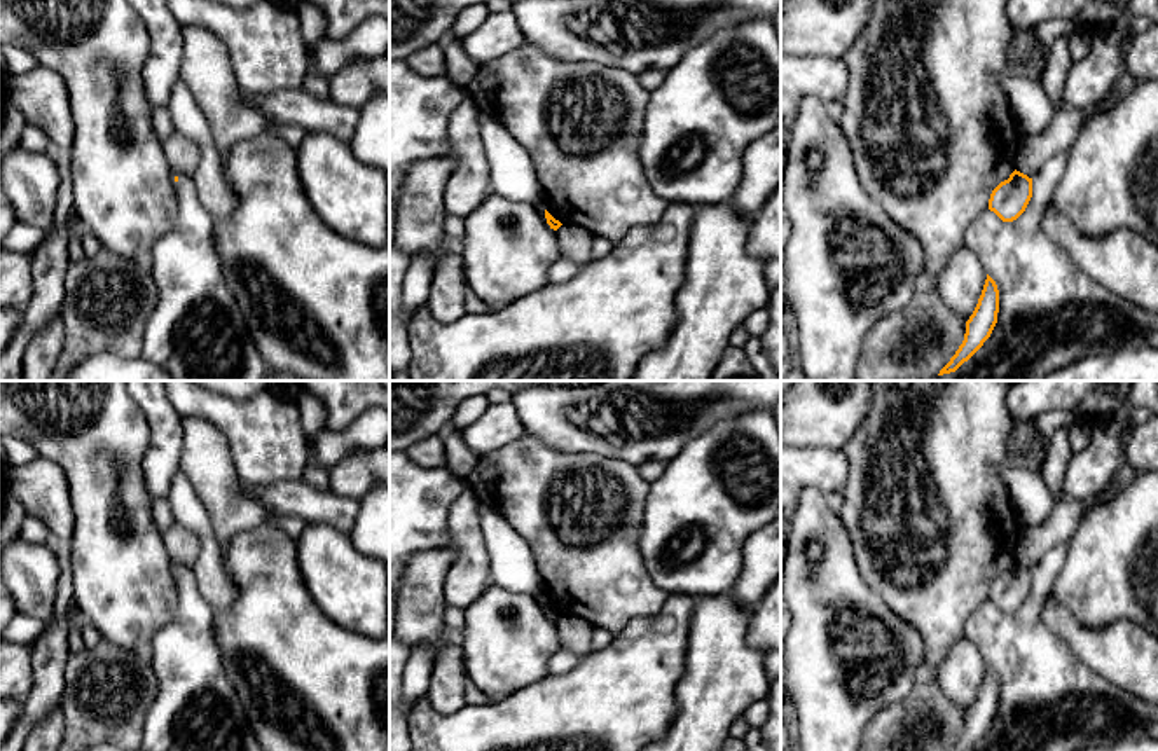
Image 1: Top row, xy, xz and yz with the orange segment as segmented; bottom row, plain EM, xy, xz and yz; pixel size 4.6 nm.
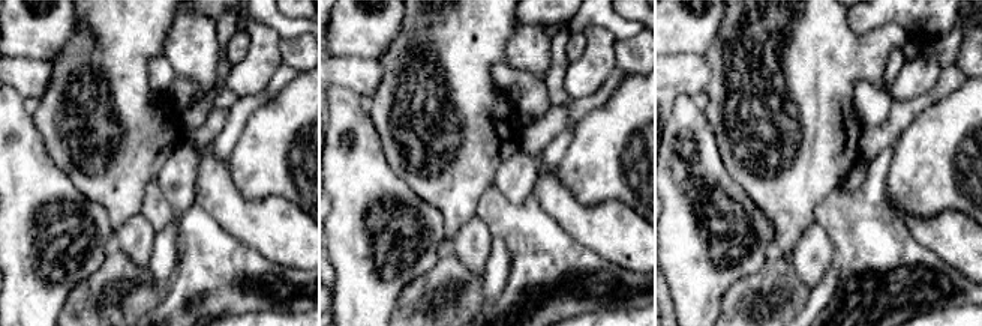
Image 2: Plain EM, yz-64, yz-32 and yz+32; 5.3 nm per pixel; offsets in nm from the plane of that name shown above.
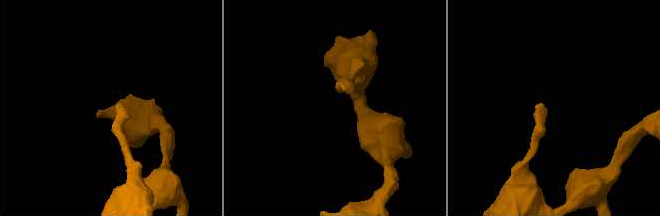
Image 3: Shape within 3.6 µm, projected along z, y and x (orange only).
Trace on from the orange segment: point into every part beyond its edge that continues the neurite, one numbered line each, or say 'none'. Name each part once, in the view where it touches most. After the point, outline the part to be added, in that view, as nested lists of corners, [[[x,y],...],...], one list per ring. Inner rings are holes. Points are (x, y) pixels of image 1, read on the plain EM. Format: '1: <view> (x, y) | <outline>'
none

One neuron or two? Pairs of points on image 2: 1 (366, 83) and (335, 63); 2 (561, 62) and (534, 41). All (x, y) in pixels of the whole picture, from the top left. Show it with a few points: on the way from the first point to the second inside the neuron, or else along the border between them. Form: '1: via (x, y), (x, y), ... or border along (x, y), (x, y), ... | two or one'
1: via (359, 75), (342, 69) | one
2: border along (552, 39), (552, 59), (543, 81) | two

